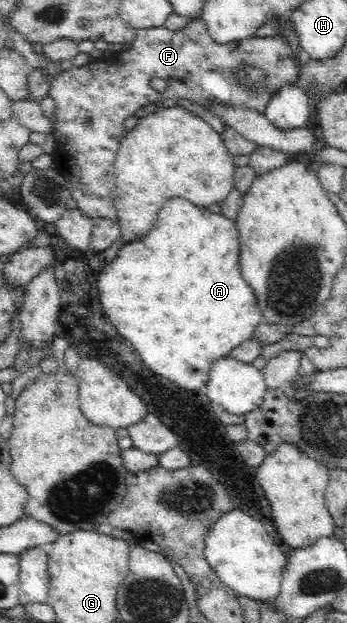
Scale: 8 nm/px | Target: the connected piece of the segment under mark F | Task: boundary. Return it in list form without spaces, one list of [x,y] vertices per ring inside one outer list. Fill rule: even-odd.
[[[201,17],[190,19],[186,24],[184,29],[178,31],[171,31],[165,27],[155,27],[155,28],[142,28],[135,31],[134,39],[123,51],[111,51],[109,47],[103,51],[103,55],[100,59],[91,59],[87,65],[83,66],[72,66],[68,70],[60,70],[57,74],[47,74],[43,68],[40,68],[49,83],[49,96],[54,99],[57,107],[57,125],[55,133],[55,151],[53,153],[54,164],[53,168],[62,176],[69,178],[66,182],[68,186],[71,198],[76,202],[76,207],[78,211],[81,211],[86,217],[90,218],[102,218],[111,219],[117,221],[117,211],[115,208],[115,169],[113,163],[115,162],[117,156],[117,149],[120,143],[124,140],[127,135],[127,131],[124,126],[124,121],[130,117],[130,115],[135,115],[138,109],[146,107],[148,103],[161,102],[163,99],[187,99],[200,107],[208,107],[210,104],[223,104],[228,107],[243,107],[244,109],[251,109],[260,115],[263,115],[266,111],[268,101],[272,98],[274,91],[278,91],[284,84],[289,82],[296,82],[299,78],[299,68],[296,61],[294,61],[294,52],[292,52],[292,46],[288,42],[284,42],[284,38],[280,38],[280,34],[275,36],[256,36],[256,34],[251,35],[250,38],[242,39],[242,41],[226,42],[226,43],[216,43],[207,32],[207,27],[205,26],[204,20]],[[152,79],[162,79],[166,83],[166,88],[163,93],[152,89]]]

